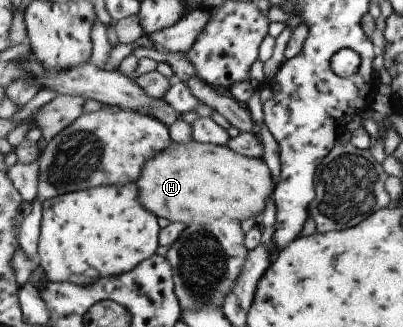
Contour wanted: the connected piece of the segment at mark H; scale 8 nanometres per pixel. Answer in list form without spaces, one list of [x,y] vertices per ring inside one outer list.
[[[194,141],[189,144],[173,142],[165,152],[157,154],[153,160],[147,162],[138,186],[147,210],[151,210],[159,217],[169,219],[172,223],[181,222],[190,226],[197,222],[211,224],[215,220],[226,218],[245,222],[253,216],[260,222],[269,200],[274,197],[277,190],[277,182],[274,186],[273,184],[273,172],[265,160],[239,154],[229,146]]]

